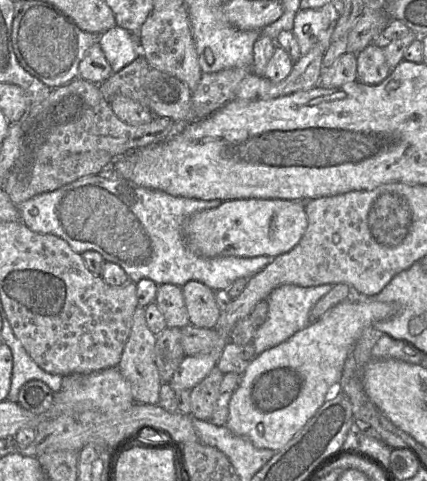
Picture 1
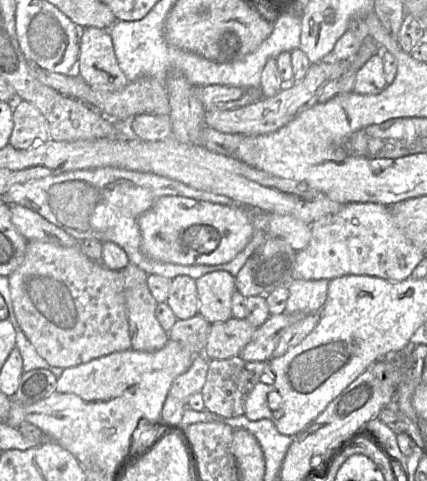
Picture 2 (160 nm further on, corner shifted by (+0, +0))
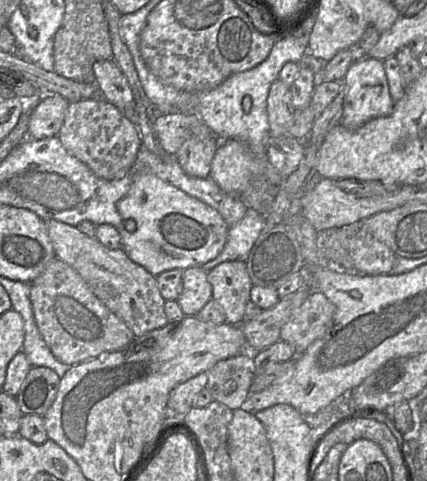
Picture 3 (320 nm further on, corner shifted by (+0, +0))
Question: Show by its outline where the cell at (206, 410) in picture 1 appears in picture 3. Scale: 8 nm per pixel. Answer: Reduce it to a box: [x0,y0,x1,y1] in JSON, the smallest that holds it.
[206,354,255,411]

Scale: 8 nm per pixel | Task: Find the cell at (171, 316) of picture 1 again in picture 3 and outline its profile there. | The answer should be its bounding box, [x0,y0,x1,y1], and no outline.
[177,266,212,316]

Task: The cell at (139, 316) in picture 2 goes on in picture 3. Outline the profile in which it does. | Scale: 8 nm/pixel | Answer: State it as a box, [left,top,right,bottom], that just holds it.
[45,220,169,338]

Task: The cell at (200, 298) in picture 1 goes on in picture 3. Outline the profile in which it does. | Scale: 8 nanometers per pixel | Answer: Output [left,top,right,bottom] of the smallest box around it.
[208,261,253,325]

